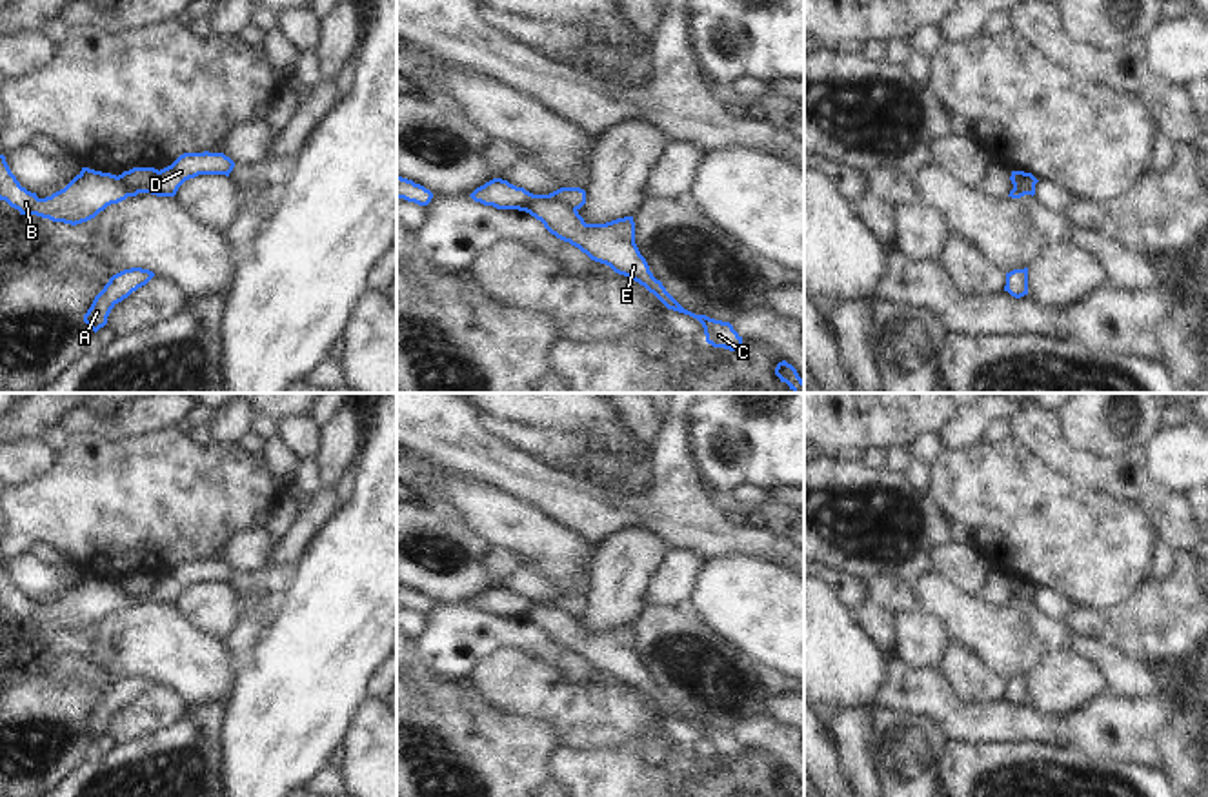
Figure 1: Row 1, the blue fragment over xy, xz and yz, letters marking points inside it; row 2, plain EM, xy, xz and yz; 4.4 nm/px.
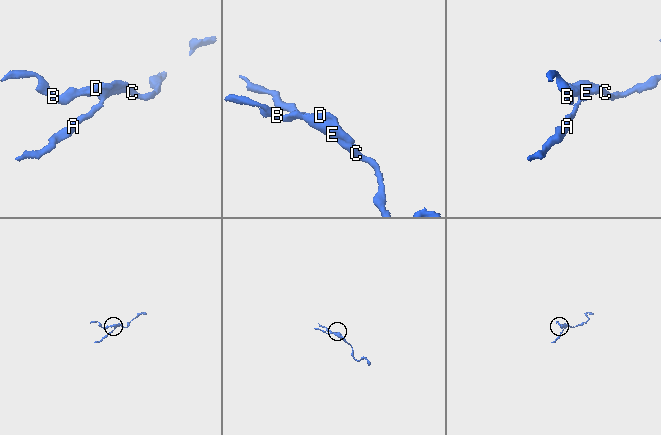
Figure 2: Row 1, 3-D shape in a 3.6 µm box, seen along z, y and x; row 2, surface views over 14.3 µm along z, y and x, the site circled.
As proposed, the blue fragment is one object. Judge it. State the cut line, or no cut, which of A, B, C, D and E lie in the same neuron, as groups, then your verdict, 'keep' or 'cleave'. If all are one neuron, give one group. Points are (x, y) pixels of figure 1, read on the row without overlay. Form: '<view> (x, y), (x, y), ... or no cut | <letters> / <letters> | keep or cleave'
xy (161, 579), (148, 594), (139, 597), (128, 597), (117, 586) | A C E / B D | cleave

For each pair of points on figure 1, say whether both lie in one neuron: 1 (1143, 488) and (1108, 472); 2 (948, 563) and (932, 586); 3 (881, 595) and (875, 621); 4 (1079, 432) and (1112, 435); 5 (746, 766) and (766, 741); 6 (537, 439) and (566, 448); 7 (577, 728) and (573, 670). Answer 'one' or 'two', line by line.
1: one
2: two
3: two
4: one
5: two
6: one
7: two

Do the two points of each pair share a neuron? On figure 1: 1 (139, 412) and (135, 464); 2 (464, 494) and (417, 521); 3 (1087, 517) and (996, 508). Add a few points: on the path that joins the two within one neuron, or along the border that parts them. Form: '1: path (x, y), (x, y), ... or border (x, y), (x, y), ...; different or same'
1: border (173, 426), (115, 443), (93, 435); different
2: border (417, 474), (477, 534); different
3: path (1065, 517), (1025, 517), (1017, 510); same

